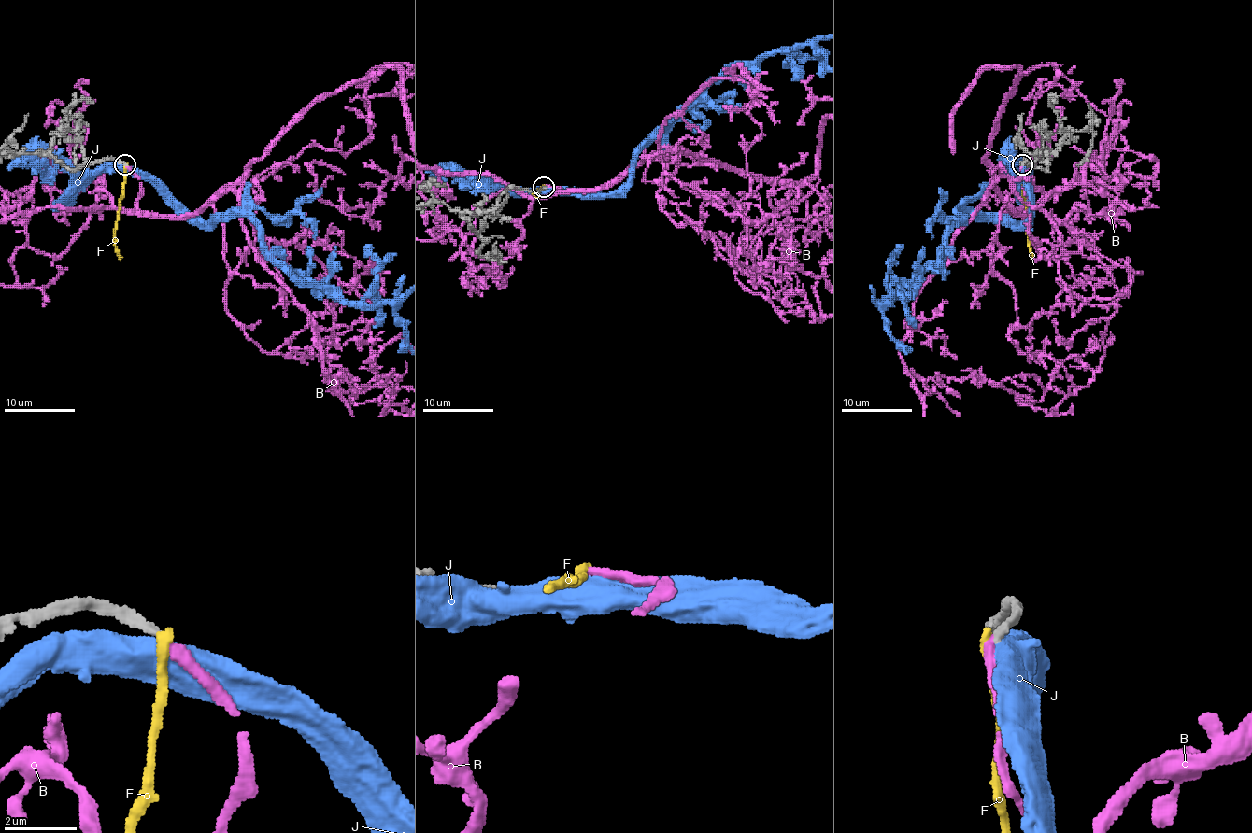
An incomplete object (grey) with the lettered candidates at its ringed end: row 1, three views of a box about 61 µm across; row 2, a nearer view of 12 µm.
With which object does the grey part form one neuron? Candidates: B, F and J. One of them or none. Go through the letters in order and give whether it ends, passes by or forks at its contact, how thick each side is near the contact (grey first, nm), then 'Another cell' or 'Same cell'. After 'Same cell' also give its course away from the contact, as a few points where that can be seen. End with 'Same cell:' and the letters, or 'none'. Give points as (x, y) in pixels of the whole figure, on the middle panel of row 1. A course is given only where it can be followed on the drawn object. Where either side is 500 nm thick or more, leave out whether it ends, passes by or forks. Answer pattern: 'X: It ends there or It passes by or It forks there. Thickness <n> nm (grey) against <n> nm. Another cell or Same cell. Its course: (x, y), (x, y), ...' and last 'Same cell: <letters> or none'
B: It ends there. Thickness 240 nm (grey) against 240 nm. Same cell
F: It ends there. Thickness 240 nm (grey) against 240 nm. Another cell
J: Thickness 240 nm (grey) against 700 nm. Another cell
Same cell: B

